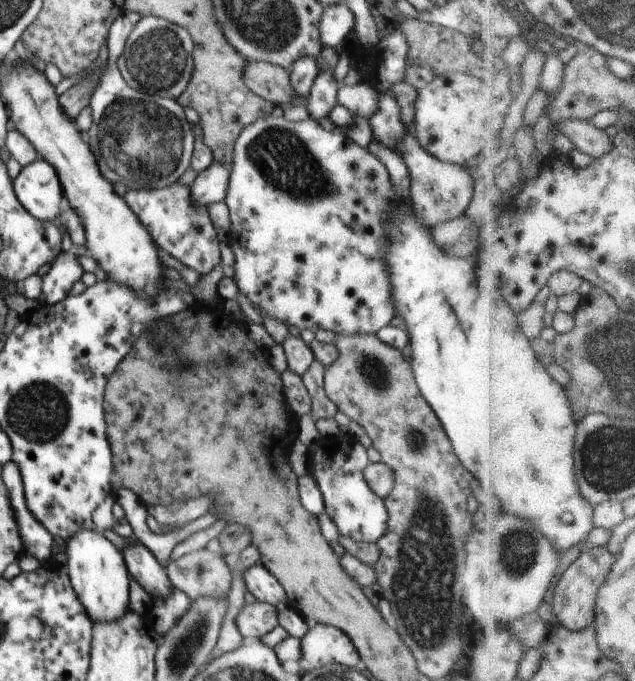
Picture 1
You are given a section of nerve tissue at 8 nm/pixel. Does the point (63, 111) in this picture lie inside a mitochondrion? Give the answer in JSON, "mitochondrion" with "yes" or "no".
{"mitochondrion":"no"}

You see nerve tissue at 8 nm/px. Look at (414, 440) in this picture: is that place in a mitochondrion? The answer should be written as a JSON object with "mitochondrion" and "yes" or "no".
{"mitochondrion":"yes"}

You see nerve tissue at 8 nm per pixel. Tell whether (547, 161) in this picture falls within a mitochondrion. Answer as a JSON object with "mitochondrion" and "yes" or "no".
{"mitochondrion":"no"}

